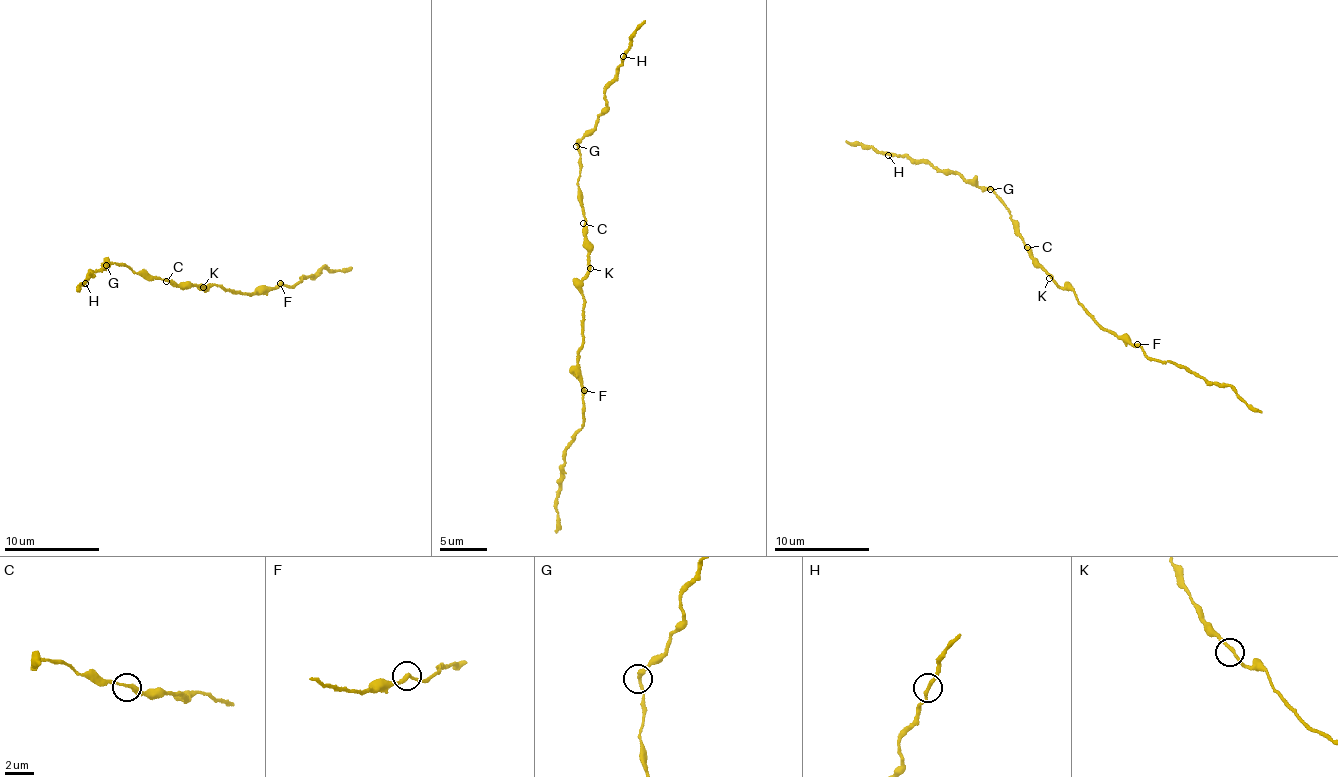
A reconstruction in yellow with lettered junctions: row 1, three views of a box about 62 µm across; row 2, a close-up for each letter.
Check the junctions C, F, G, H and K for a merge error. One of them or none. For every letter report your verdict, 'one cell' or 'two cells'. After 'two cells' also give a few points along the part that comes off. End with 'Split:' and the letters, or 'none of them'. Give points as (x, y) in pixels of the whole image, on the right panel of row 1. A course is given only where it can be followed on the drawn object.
C: one cell
F: two cells | (1138, 345), (1148, 356), (1233, 386), (1239, 398), (1262, 412)
G: one cell
H: one cell
K: one cell
Split: F

